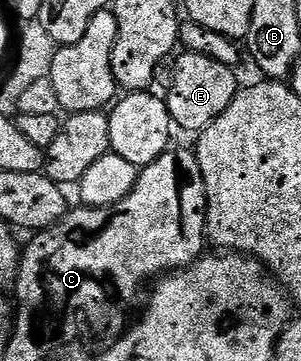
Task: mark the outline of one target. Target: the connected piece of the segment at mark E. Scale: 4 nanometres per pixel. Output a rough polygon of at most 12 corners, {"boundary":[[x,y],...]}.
{"boundary":[[182,52],[164,98],[177,129],[201,132],[240,83],[231,67]]}

